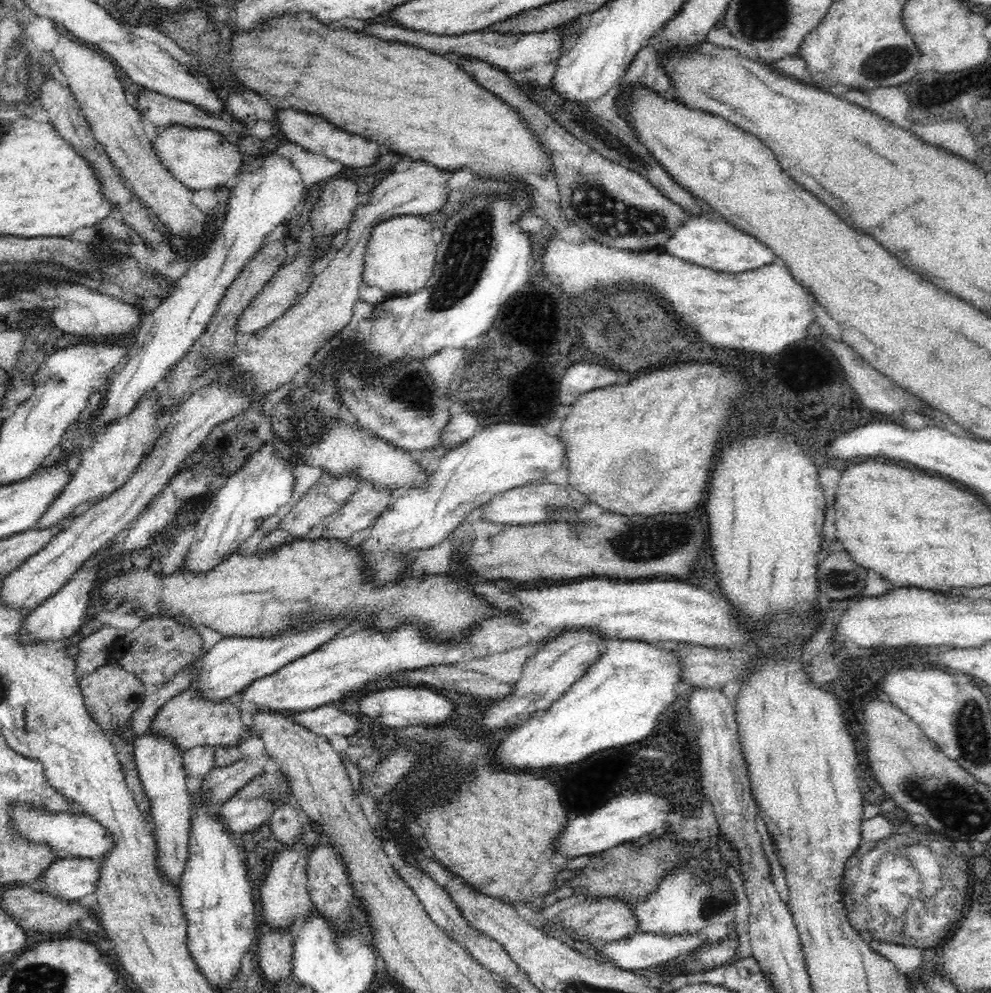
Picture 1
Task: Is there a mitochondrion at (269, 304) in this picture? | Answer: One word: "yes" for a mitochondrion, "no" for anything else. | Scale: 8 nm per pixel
no

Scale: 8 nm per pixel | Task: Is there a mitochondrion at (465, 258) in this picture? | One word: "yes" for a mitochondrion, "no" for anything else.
yes

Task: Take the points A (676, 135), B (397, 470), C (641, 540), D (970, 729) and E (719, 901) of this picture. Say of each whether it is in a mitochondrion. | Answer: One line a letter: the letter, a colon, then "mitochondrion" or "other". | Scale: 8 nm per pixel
A: other
B: other
C: mitochondrion
D: mitochondrion
E: mitochondrion

